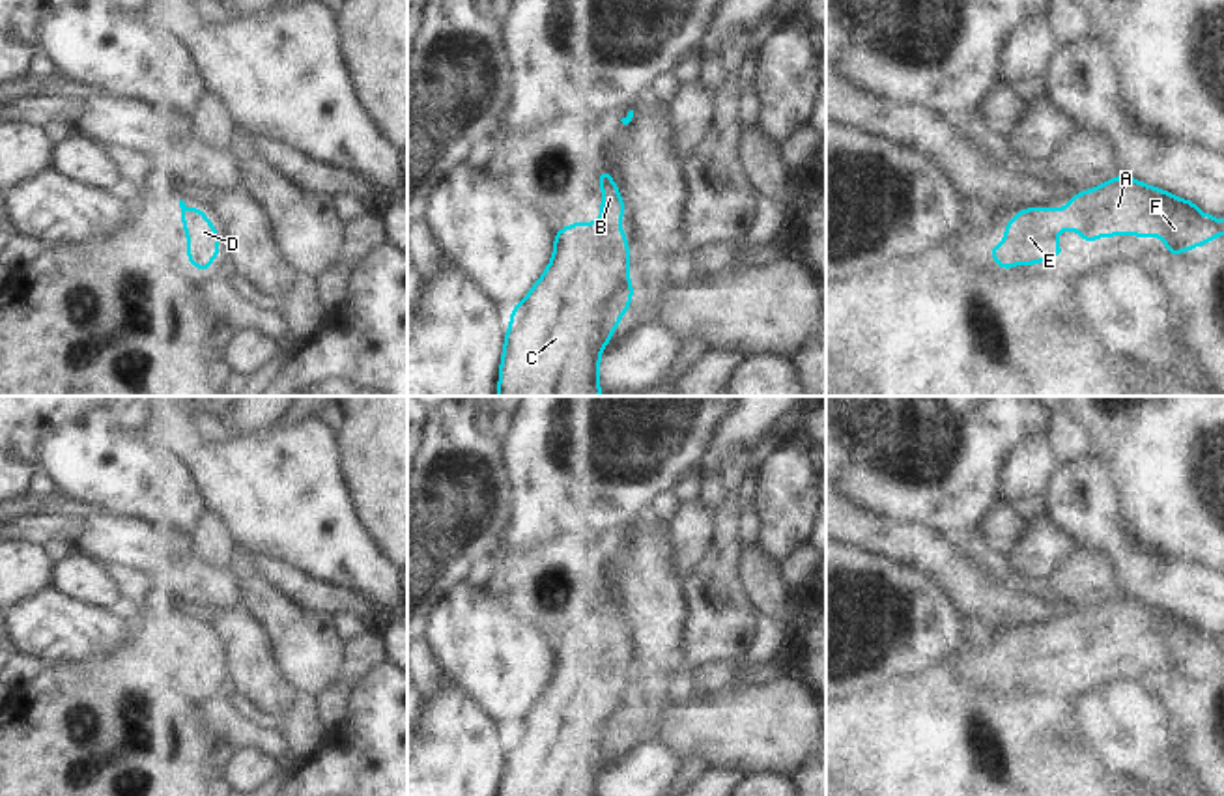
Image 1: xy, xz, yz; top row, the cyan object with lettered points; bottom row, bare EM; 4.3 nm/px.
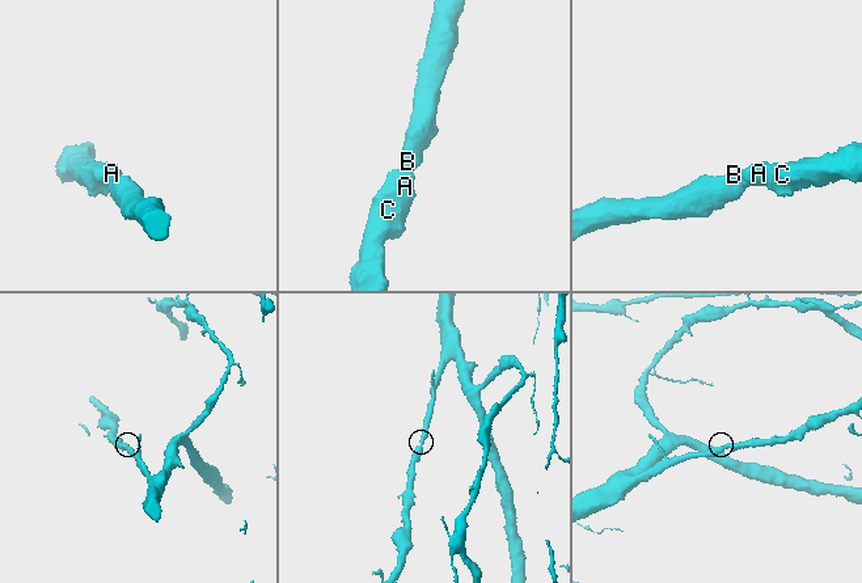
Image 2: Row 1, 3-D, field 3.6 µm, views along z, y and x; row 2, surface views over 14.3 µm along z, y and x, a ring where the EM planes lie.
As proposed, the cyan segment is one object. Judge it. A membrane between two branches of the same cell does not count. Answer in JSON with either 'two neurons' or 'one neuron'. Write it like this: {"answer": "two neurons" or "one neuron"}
{"answer": "one neuron"}

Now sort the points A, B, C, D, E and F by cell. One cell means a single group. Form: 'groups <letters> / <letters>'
groups A B C D E F

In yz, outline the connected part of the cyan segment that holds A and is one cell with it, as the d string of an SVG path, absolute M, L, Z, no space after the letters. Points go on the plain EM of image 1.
M1119 592L1075 611L1063 626L1020 626L1007 639L1002 661L992 663L989 673L1002 689L1039 684L1063 675L1056 658L1071 647L1084 661L1123 652L1159 656L1170 675L1224 654L1224 639L1202 632L1194 618Z

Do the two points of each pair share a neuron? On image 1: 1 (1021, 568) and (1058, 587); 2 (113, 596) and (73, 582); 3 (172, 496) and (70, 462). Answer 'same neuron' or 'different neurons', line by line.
1: different neurons
2: same neuron
3: same neuron

